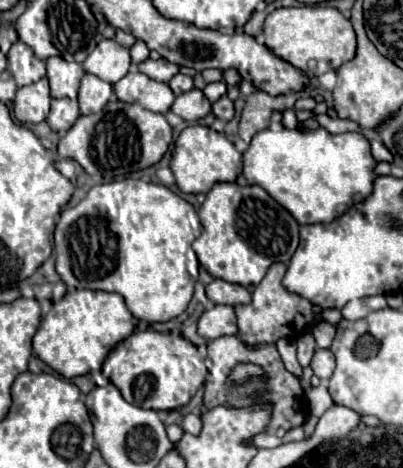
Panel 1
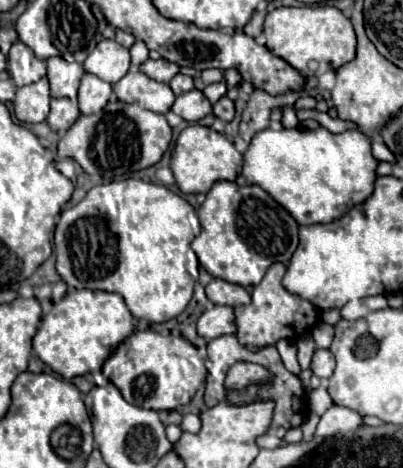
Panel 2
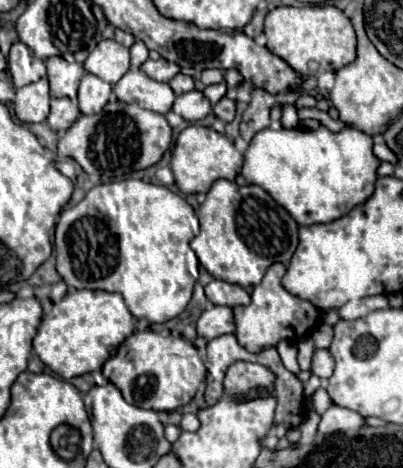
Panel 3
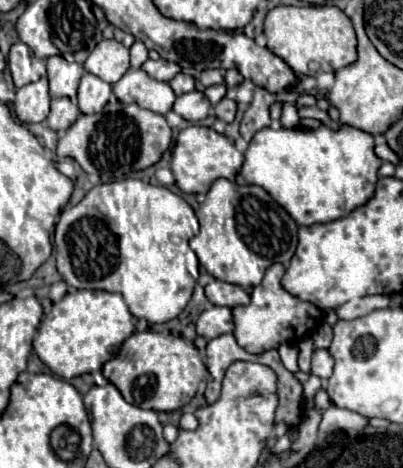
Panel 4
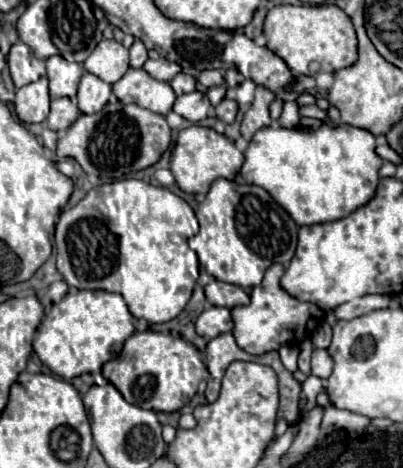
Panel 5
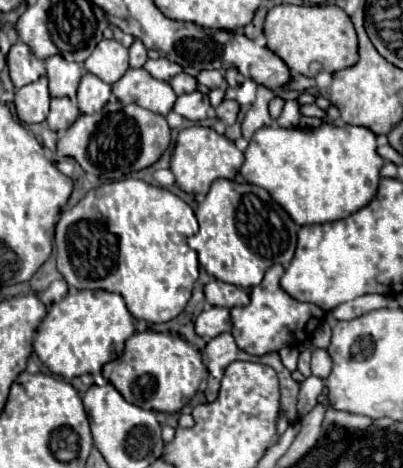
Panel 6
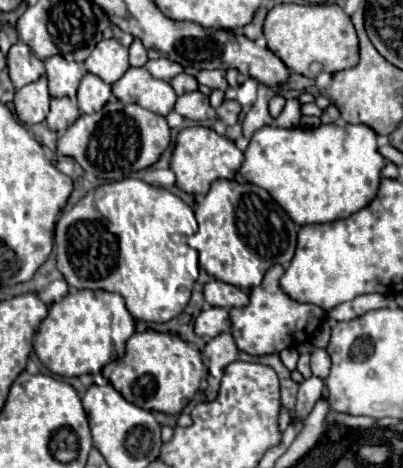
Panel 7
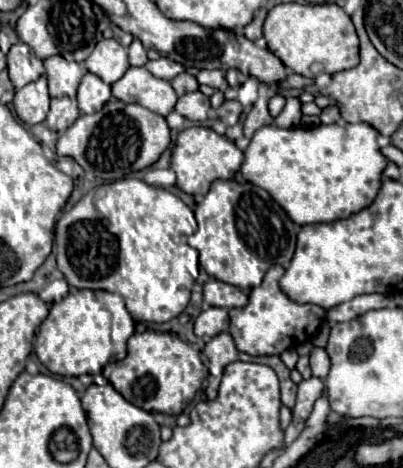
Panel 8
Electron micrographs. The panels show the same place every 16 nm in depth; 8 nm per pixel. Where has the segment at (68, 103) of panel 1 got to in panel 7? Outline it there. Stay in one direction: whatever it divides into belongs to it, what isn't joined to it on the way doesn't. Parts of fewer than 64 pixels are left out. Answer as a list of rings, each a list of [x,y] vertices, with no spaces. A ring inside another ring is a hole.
[[[52,98],[50,102],[50,114],[46,118],[46,124],[50,130],[62,134],[70,124],[76,122],[76,118],[80,116],[80,110],[76,106],[74,100],[70,98]]]

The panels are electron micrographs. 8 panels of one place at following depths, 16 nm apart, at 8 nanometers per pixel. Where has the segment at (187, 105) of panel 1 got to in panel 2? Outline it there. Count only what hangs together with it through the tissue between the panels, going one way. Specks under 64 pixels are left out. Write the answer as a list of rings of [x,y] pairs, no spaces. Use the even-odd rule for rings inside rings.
[[[194,88],[192,92],[184,92],[176,98],[176,102],[172,104],[172,112],[188,122],[196,122],[212,112],[212,104],[200,90]]]

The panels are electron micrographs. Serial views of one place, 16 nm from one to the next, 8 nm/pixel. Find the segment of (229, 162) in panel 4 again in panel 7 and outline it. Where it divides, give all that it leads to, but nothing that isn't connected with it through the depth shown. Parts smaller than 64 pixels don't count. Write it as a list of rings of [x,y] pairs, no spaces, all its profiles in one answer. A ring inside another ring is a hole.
[[[192,126],[184,128],[178,138],[170,160],[170,170],[176,174],[176,186],[188,194],[206,194],[210,184],[218,178],[232,180],[244,162],[244,154],[226,136],[216,134],[212,128]]]

